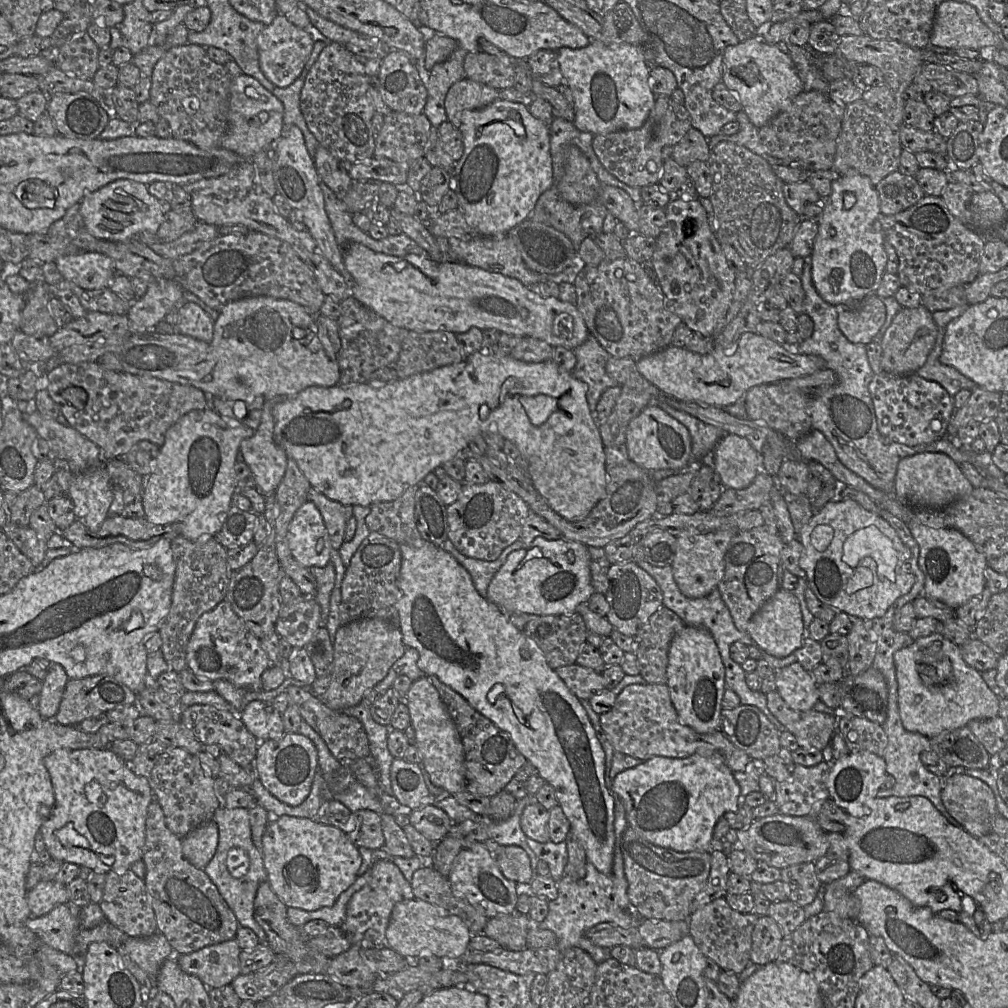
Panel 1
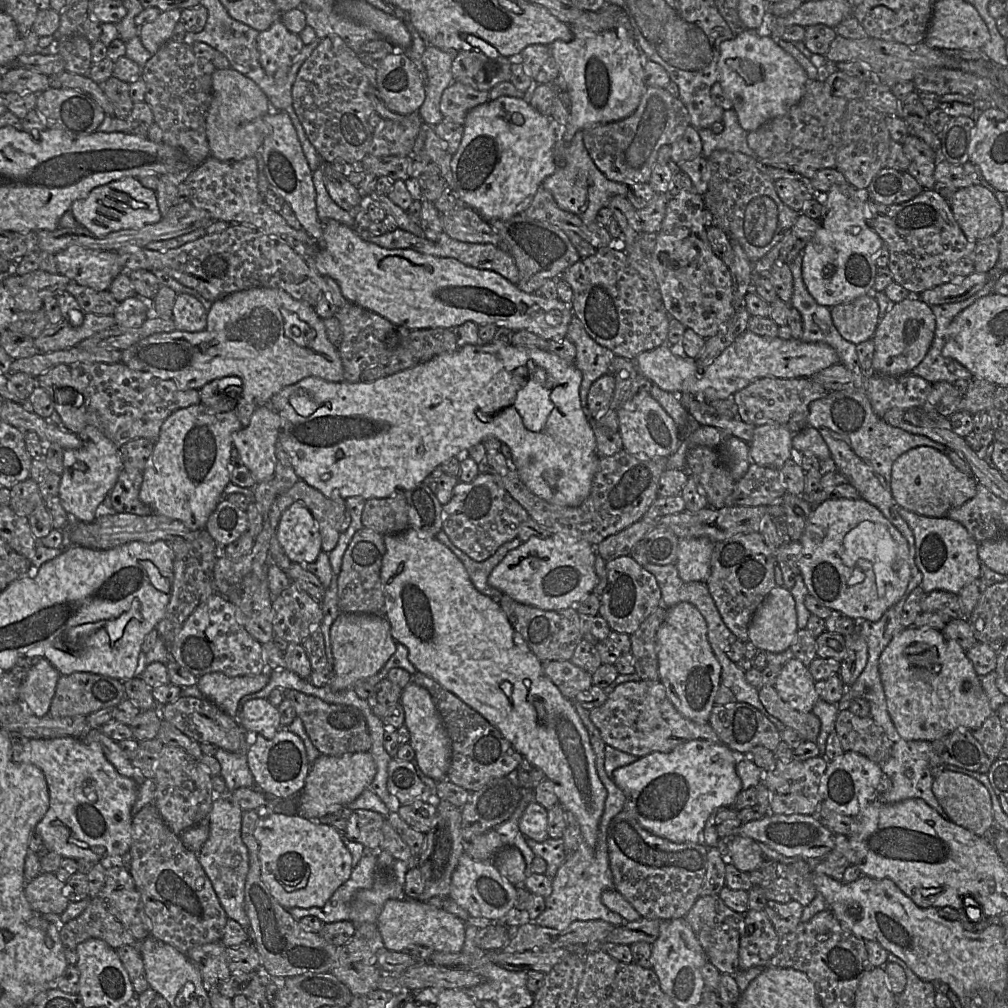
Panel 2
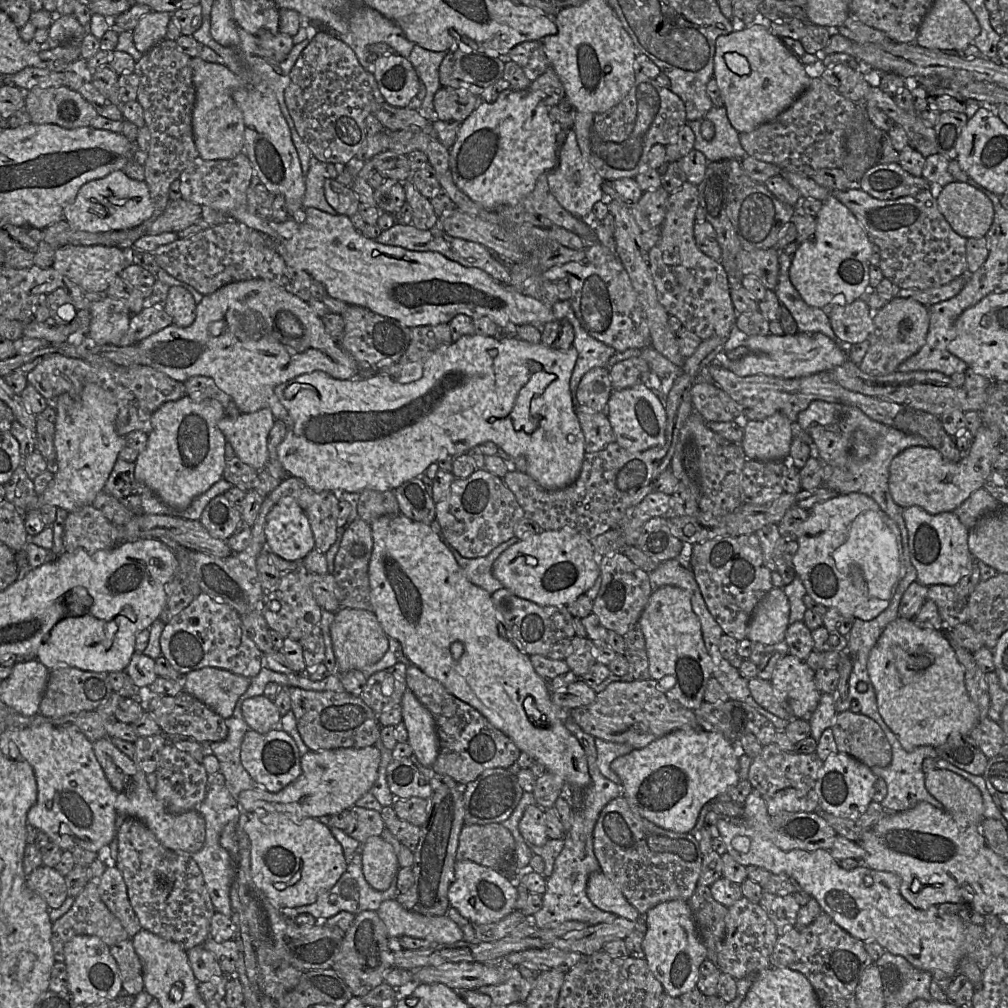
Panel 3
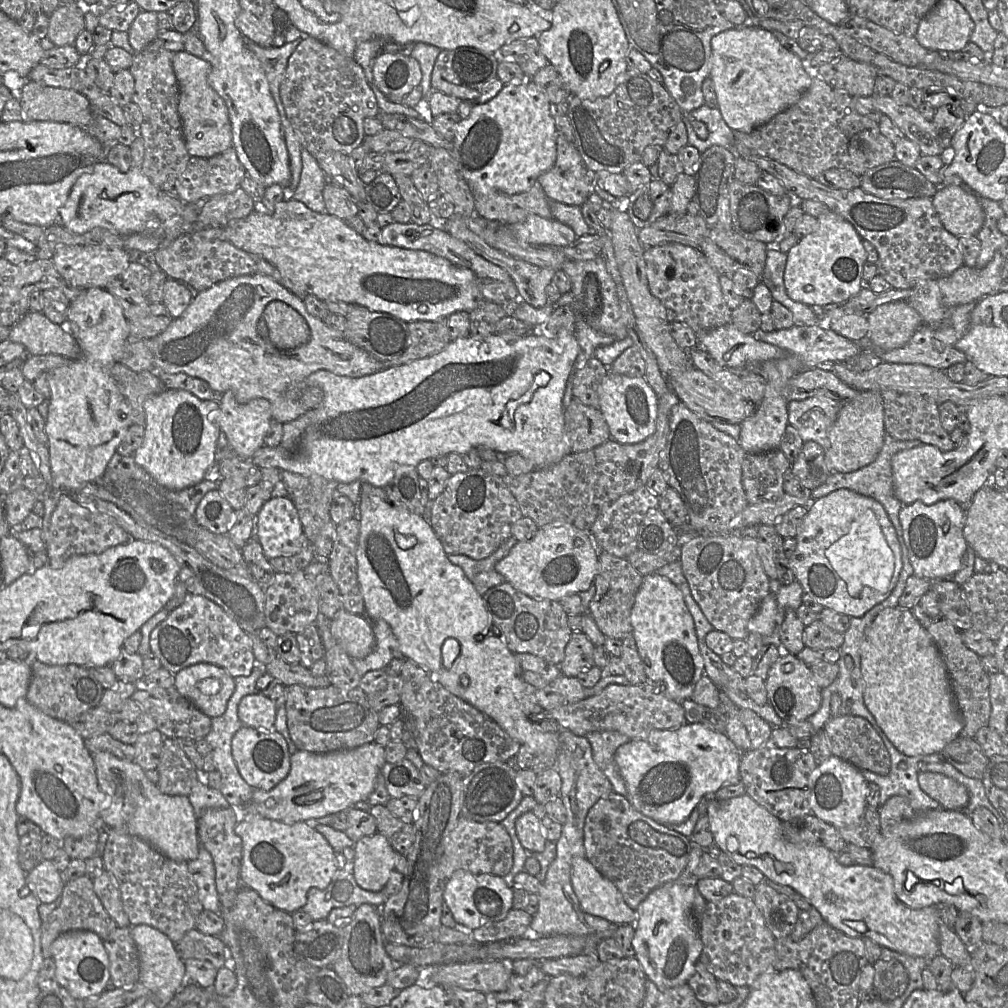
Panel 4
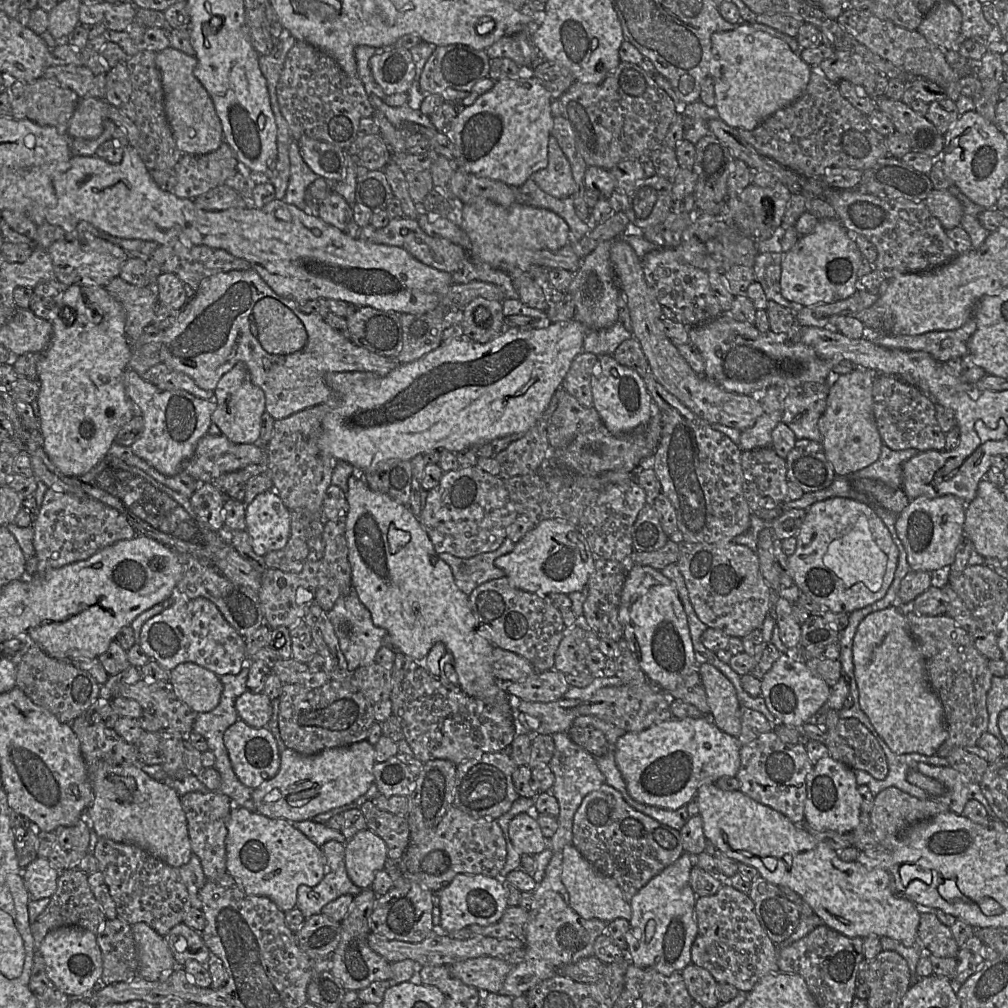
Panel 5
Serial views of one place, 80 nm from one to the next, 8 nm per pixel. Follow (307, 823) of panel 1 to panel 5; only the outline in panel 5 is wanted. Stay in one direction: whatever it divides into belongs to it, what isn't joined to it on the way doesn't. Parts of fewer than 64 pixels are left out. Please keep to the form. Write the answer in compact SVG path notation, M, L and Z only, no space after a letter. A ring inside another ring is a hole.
M239 806L230 811L227 830L227 872L245 892L268 897L284 912L296 907L300 885L316 886L326 874L326 859L321 847L286 819L269 818Z

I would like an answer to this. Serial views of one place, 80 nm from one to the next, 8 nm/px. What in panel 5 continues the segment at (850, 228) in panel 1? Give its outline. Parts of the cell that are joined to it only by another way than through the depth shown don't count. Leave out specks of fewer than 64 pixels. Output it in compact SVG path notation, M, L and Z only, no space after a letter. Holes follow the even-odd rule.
M837 219L819 220L810 234L800 236L796 244L784 253L781 264L781 294L791 302L802 306L816 306L844 300L856 292L858 269L863 254L853 239L855 233L849 233Z

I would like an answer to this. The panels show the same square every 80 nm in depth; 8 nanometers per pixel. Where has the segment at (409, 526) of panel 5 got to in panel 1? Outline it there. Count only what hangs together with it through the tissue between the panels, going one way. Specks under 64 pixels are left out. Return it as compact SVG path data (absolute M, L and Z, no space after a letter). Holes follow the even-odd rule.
M428 541L421 547L413 547L406 544L399 545L402 561L397 580L397 586L400 591L400 598L396 603L399 615L398 626L402 633L405 646L414 648L419 653L419 659L417 661L418 668L425 673L425 676L437 677L442 683L448 685L460 694L475 710L492 721L501 730L509 734L517 750L537 769L538 774L546 783L553 787L559 803L558 805L561 806L570 822L570 835L573 835L580 841L586 853L587 861L591 862L601 873L610 874L613 866L616 844L614 829L615 796L606 785L605 752L581 701L568 689L562 679L547 664L544 655L535 642L510 622L506 612L478 593L468 571L460 565L451 554Z

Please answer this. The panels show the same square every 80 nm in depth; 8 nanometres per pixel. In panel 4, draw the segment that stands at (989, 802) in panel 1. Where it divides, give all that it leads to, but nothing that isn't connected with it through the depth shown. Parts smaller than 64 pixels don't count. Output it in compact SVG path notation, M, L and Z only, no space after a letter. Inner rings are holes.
M919 772L918 783L922 791L947 810L963 810L969 802L967 788L944 774Z

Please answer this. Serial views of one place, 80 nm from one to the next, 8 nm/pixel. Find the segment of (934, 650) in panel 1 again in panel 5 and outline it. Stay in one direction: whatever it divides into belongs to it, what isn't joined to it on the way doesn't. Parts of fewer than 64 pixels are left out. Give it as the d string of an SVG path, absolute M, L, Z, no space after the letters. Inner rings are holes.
M896 603L872 612L857 627L852 653L859 705L892 752L933 756L948 737L944 709L929 684L924 658L908 629L906 608Z

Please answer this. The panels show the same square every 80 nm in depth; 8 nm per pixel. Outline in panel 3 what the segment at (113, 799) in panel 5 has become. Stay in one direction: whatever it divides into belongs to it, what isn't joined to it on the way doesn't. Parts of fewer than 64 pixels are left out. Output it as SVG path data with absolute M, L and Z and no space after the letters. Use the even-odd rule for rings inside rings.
M103 737L93 742L97 760L116 792L116 811L118 815L127 815L142 821L167 848L188 853L198 852L205 841L205 821L197 810L189 810L181 814L169 812L157 799L146 780L146 774L133 759L124 754L110 740Z

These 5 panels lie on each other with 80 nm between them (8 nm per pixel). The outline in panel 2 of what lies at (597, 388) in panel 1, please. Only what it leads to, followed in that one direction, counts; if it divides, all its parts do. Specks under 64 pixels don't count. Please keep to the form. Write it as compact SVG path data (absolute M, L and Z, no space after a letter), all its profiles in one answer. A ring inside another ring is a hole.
M575 315L571 319L566 337L576 348L575 365L582 374L579 388L580 403L587 411L587 396L592 383L599 377L611 373L611 362L615 354L597 342L585 331Z

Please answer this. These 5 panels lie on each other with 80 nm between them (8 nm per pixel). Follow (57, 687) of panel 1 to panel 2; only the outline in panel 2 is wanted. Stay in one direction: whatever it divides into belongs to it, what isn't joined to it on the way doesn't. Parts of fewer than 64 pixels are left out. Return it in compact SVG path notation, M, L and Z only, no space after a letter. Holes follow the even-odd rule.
M41 659L28 670L26 676L22 680L19 701L25 703L29 711L36 717L47 716L60 676L61 674L49 661Z

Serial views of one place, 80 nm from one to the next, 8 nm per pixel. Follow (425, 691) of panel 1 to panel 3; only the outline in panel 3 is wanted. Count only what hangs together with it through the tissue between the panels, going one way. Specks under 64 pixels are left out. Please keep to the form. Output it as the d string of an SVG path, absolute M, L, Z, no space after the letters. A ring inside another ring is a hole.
M409 689L404 692L401 707L408 744L422 765L432 767L439 754L439 740L432 714Z

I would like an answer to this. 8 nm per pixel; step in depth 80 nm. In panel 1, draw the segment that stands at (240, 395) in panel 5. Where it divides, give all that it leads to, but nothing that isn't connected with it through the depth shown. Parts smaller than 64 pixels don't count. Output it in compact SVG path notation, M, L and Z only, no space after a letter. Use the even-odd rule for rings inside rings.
M272 400L265 402L261 422L253 436L241 441L239 451L250 468L255 487L264 495L273 494L285 474L287 455L274 437Z

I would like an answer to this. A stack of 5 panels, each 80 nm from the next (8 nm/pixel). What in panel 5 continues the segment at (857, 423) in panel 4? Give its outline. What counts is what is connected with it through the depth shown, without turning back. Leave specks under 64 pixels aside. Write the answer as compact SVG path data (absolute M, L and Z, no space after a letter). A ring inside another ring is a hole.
M856 367L852 372L836 376L829 382L827 406L818 421L825 456L836 476L850 476L878 460L883 442L874 417L874 373Z

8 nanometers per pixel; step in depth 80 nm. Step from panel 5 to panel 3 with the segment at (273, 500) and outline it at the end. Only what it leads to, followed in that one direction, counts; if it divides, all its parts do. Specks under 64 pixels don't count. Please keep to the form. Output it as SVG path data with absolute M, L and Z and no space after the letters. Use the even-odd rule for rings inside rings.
M293 497L281 498L265 524L266 549L288 561L303 561L315 549L309 519Z

